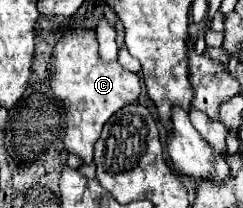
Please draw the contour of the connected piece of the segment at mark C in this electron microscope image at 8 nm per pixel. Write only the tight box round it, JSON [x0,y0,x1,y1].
[51,32,139,164]

